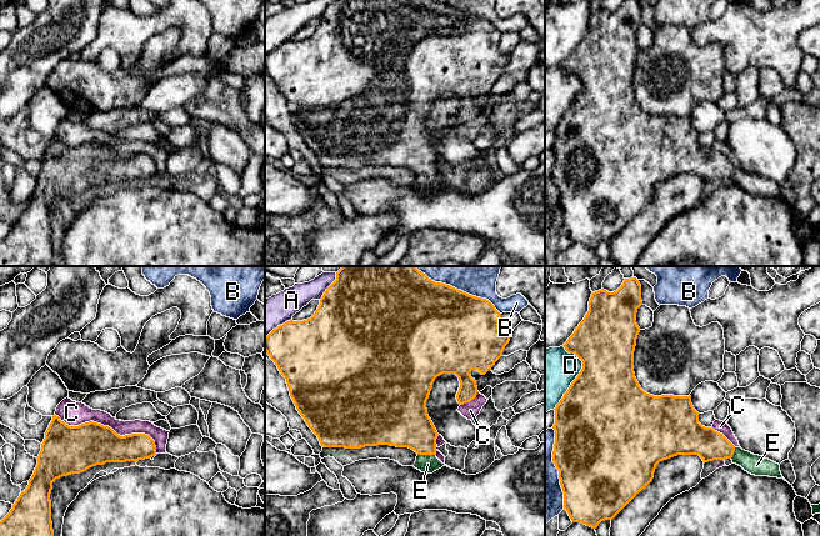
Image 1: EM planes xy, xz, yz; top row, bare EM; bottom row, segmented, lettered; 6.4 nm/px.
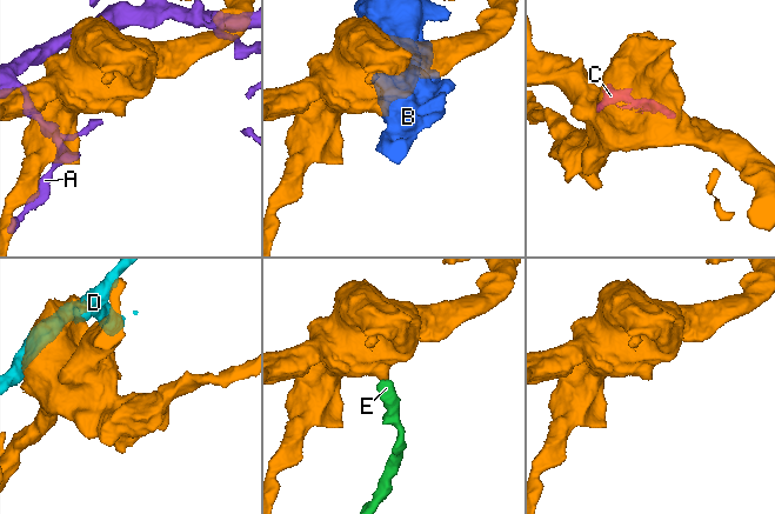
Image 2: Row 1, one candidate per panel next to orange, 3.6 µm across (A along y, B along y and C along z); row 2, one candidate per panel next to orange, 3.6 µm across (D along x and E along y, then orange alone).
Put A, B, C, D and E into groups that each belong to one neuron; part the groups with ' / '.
A C / B / D / E

